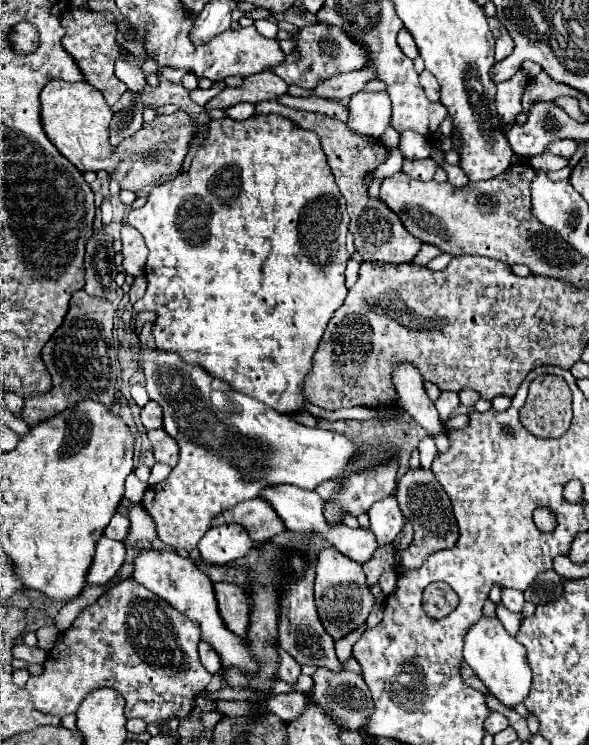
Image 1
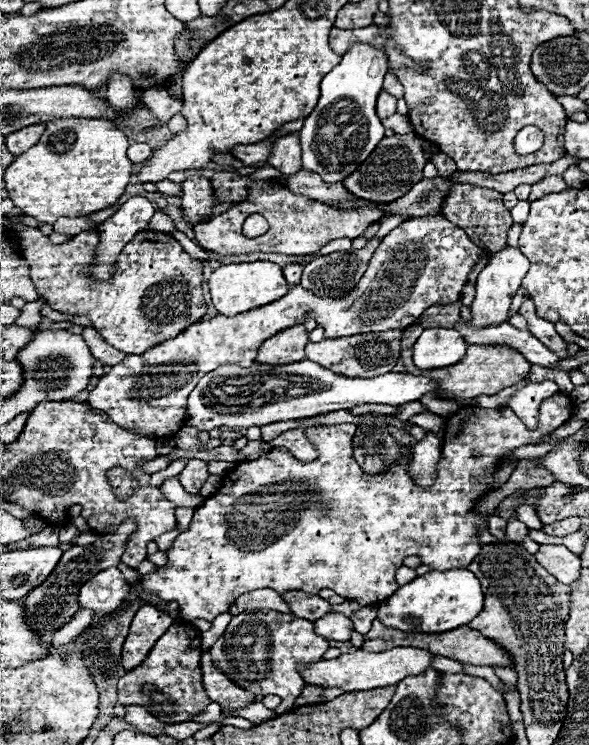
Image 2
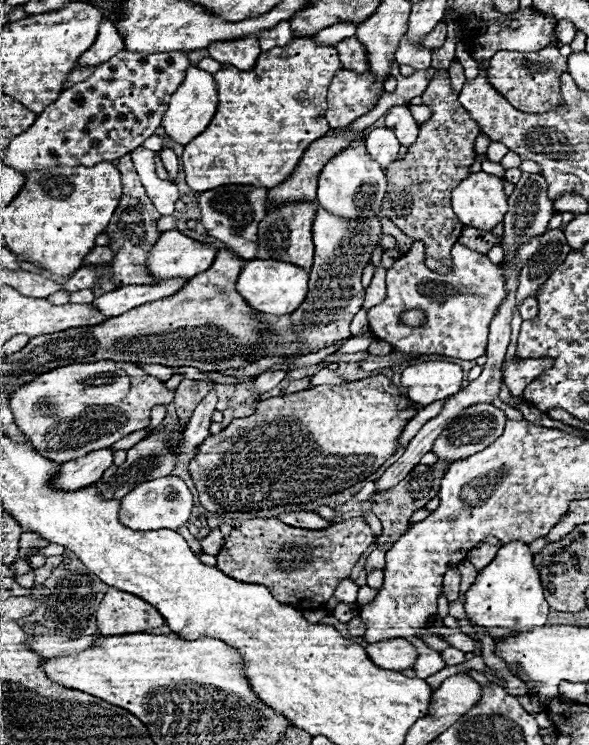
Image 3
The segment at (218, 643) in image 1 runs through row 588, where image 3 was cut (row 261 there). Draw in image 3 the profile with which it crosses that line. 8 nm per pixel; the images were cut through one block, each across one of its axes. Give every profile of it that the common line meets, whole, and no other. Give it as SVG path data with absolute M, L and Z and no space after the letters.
M178 230L162 232L148 256L148 270L156 278L194 278L206 272L216 258L216 248L184 236Z

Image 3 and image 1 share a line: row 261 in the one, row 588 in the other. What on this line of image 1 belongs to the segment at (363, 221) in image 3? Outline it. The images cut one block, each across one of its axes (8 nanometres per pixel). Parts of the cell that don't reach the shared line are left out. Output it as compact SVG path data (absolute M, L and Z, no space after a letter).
M324 548L318 554L316 560L318 562L316 562L316 586L314 586L314 594L316 594L318 616L320 616L320 622L326 628L326 632L334 640L340 640L346 634L354 632L356 628L364 626L372 606L376 604L376 598L370 592L370 588L368 588L368 584L364 580L362 566L358 562L348 560L340 552L334 552L334 548Z

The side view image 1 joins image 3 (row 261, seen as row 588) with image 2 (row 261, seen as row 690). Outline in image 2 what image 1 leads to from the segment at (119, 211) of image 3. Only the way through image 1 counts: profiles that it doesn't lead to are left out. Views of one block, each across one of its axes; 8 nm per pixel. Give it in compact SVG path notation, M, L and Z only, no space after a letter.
M6 216L2 218L2 222L10 222L12 230L18 232L22 254L30 262L30 278L46 304L58 312L88 316L100 338L124 354L144 354L148 348L178 336L182 330L202 320L202 316L206 314L206 302L202 298L202 260L188 256L170 234L150 230L138 232L120 252L120 260L116 262L116 274L108 282L96 282L86 274L86 270L90 268L90 260L94 260L98 234L80 232L72 236L70 242L52 244L50 238L40 230L32 230L28 234L28 226L16 224Z

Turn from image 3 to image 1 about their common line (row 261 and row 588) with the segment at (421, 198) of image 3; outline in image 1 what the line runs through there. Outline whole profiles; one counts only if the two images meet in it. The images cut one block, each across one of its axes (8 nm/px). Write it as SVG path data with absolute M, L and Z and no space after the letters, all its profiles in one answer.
M434 582L426 588L422 608L430 618L440 620L440 618L448 616L456 606L458 606L458 596L448 584Z

